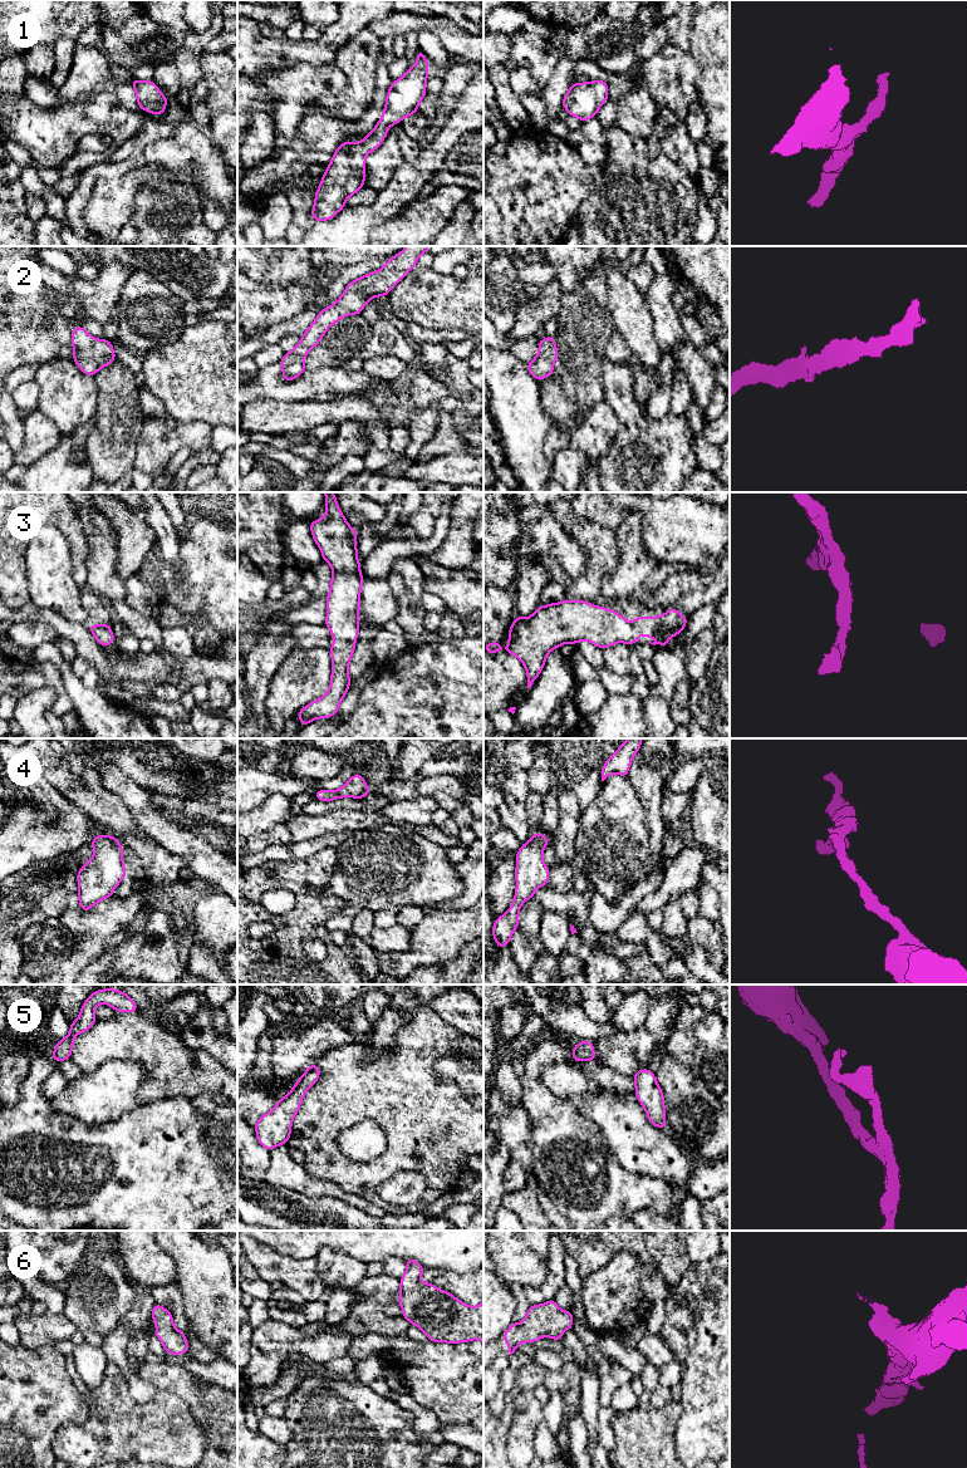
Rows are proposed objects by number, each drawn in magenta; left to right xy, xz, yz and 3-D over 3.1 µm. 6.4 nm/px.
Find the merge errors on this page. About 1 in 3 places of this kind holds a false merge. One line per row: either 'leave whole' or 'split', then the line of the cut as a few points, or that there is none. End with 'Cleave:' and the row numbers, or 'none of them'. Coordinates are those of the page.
1: leave whole | no cut
2: leave whole | no cut
3: leave whole | no cut
4: leave whole | no cut
5: leave whole | no cut
6: leave whole | no cut
Cleave: none of them

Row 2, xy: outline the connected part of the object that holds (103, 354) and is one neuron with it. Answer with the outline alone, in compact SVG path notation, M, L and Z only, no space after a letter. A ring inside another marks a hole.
M83 327L73 329L70 344L74 348L72 359L88 375L93 377L116 359L112 343L107 339L94 339Z

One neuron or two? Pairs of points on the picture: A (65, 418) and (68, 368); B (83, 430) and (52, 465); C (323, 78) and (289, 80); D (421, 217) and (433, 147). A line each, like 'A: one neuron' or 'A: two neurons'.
A: one neuron
B: one neuron
C: one neuron
D: two neurons

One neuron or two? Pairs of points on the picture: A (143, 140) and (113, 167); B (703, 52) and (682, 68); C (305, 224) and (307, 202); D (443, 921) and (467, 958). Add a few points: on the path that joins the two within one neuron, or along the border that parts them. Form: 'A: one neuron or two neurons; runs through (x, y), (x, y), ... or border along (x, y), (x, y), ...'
A: one neuron; runs through (140, 148), (122, 167)
B: two neurons; border along (690, 53), (700, 69), (696, 82), (697, 87)
C: one neuron; runs through (305, 219), (305, 207)
D: two neurons; border along (470, 942), (456, 957), (436, 962)

